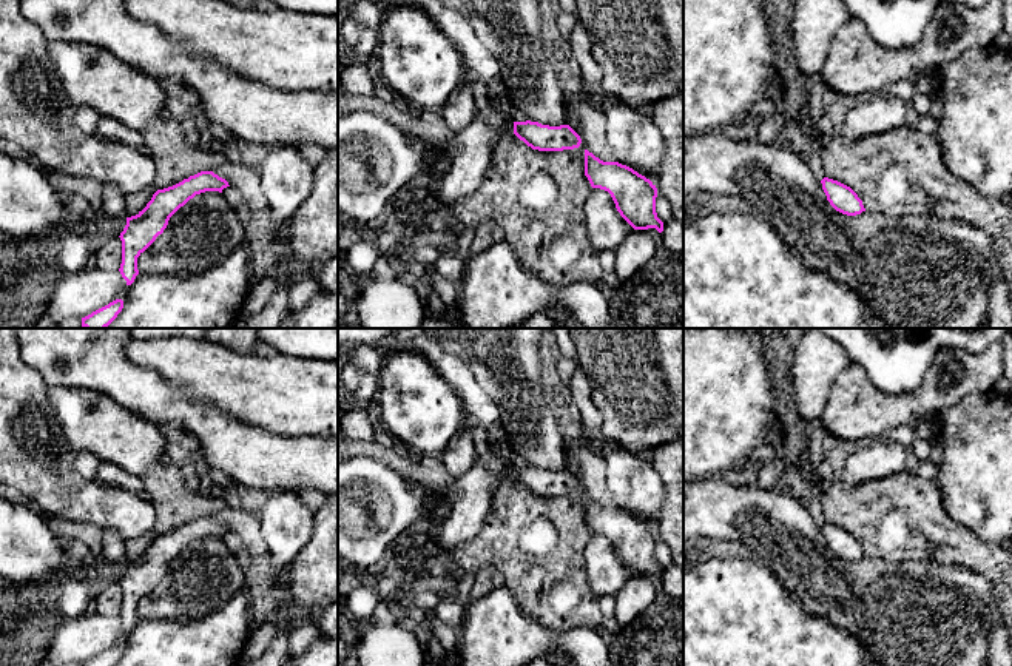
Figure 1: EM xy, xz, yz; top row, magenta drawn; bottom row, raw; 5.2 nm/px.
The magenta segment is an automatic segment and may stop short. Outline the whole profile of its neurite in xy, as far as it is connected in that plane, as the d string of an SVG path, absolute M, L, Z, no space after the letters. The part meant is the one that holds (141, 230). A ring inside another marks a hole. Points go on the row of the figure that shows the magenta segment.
M201 171L182 182L157 190L147 207L136 216L126 217L120 233L122 264L120 274L131 285L139 274L137 257L156 240L168 225L170 217L196 194L219 191L230 187L228 182L213 171Z

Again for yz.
M824 177L821 183L827 200L836 211L847 216L856 216L865 211L862 200L850 187L828 177Z

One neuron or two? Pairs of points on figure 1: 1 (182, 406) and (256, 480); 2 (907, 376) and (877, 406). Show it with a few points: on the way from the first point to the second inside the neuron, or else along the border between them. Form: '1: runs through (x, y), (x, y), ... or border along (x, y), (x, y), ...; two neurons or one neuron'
1: runs through (201, 424), (238, 461); one neuron
2: border along (864, 369), (889, 393), (909, 393), (923, 381); two neurons

